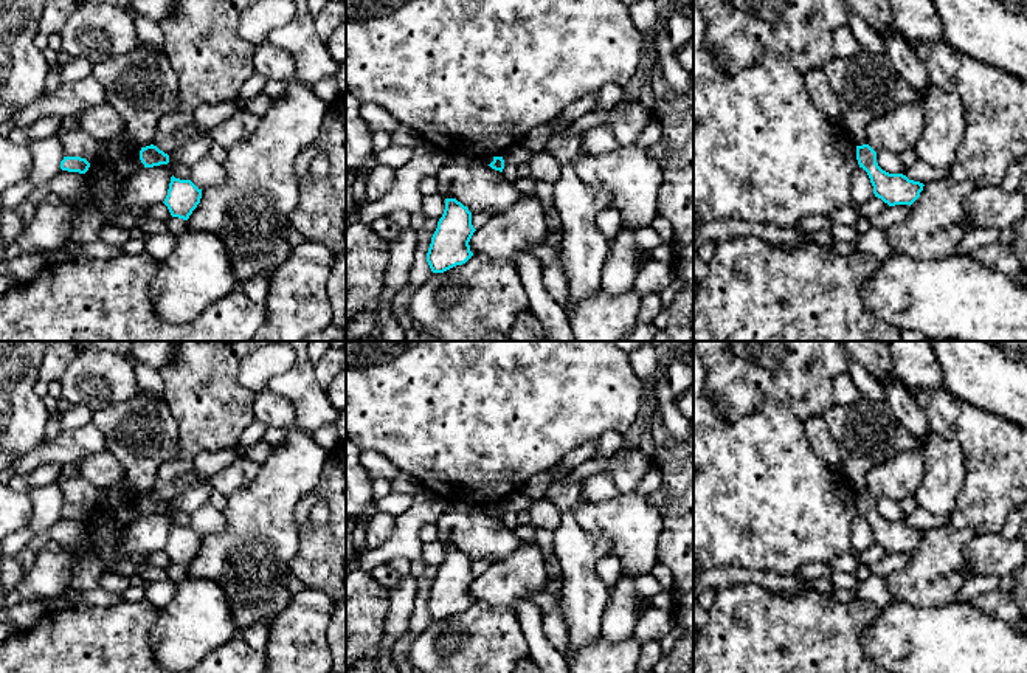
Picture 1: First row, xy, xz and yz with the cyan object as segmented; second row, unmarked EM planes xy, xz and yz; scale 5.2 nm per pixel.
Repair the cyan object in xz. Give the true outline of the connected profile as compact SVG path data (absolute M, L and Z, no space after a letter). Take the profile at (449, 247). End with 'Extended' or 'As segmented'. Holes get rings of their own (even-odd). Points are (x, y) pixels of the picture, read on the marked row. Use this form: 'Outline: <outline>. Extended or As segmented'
Outline: M445 198L444 214L427 253L431 271L444 273L465 264L473 256L469 242L475 231L469 208L456 198Z. As segmented

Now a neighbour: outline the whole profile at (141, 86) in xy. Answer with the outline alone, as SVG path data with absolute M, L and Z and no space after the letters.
M137 47L93 64L92 76L102 85L109 109L124 119L135 144L154 144L158 121L178 95L178 79L168 56Z

